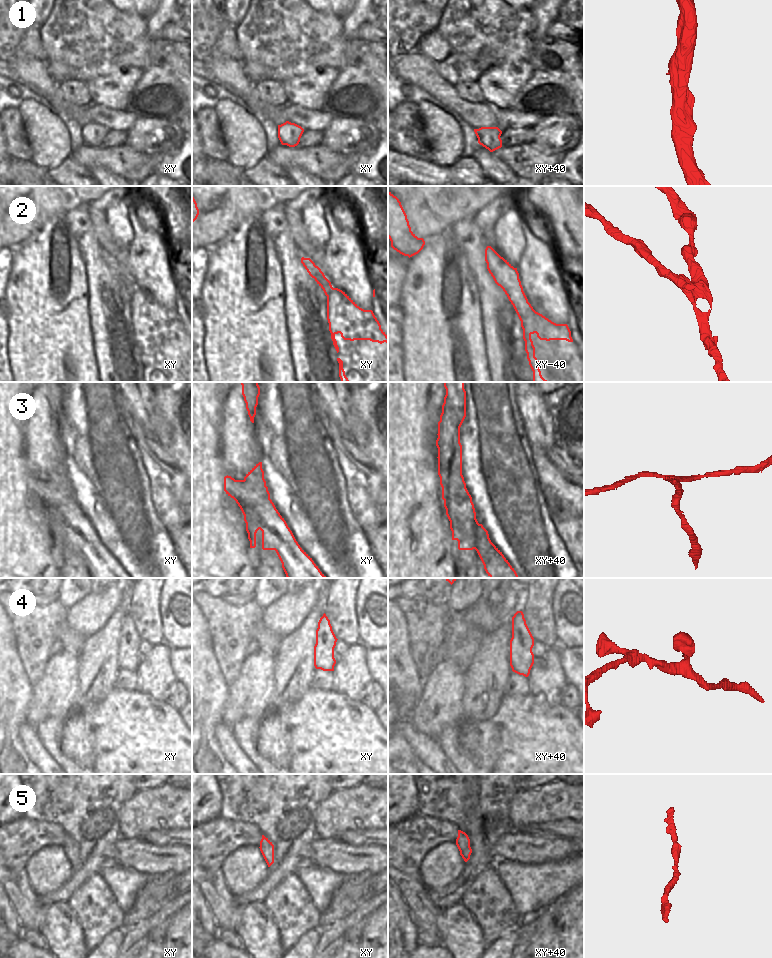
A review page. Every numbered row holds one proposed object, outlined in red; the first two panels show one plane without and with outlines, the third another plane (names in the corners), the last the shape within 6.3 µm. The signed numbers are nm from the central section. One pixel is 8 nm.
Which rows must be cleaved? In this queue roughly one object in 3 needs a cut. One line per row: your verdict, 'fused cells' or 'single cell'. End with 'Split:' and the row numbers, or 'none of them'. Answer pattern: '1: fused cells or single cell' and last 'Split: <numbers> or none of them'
1: single cell
2: fused cells
3: fused cells
4: single cell
5: single cell
Split: 2, 3

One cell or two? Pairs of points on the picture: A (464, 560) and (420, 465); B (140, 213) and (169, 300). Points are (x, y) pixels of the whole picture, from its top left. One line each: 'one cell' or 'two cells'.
A: two cells
B: one cell

